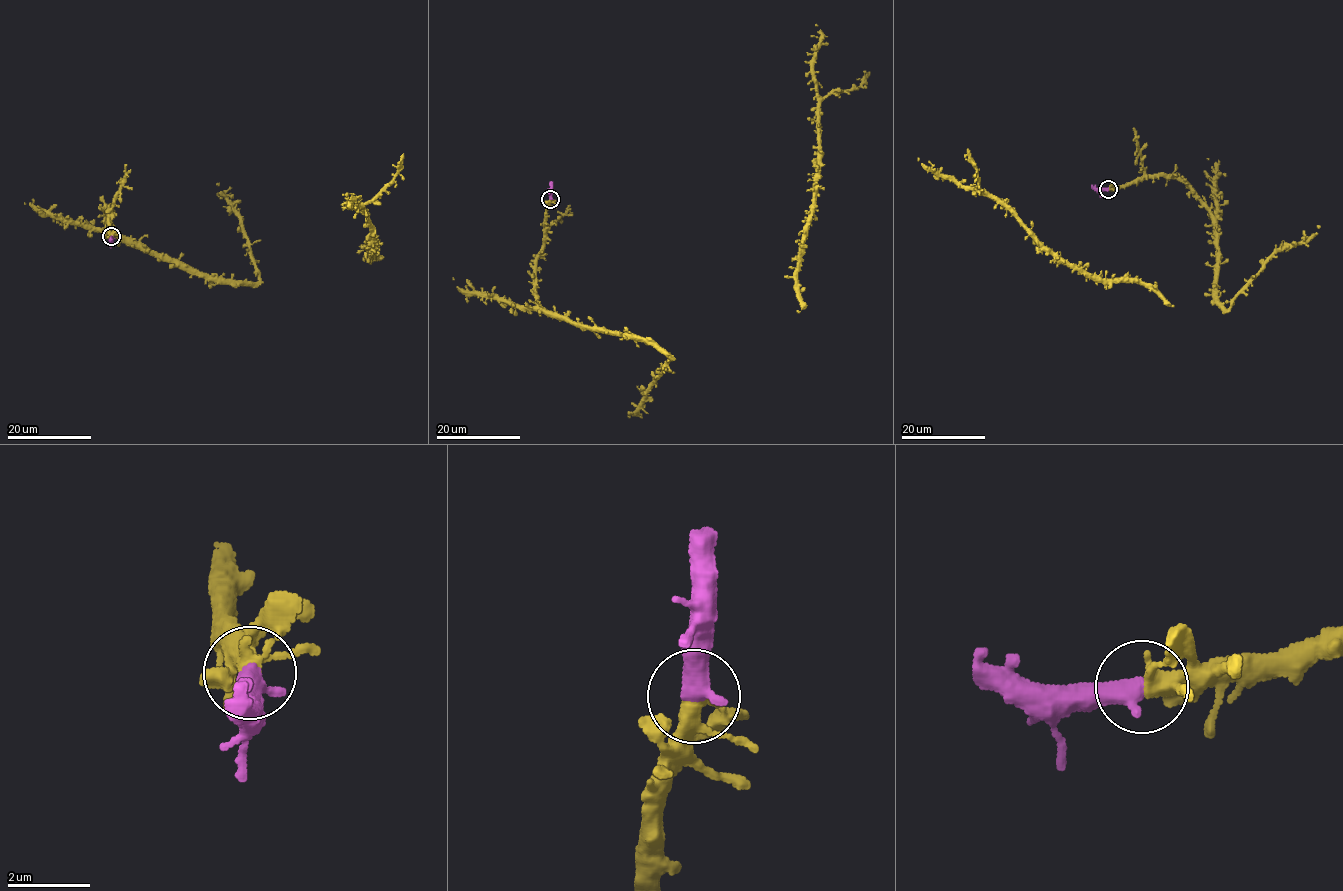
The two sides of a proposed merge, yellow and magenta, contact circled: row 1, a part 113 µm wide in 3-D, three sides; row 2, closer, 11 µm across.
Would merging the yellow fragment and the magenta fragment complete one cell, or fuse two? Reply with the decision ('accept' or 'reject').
accept

